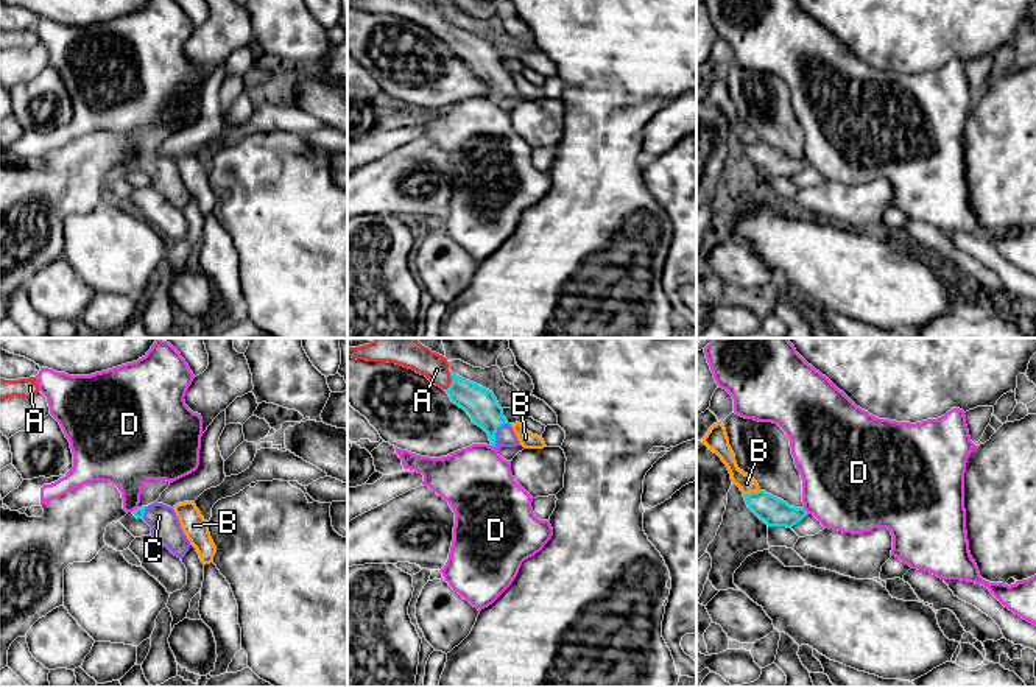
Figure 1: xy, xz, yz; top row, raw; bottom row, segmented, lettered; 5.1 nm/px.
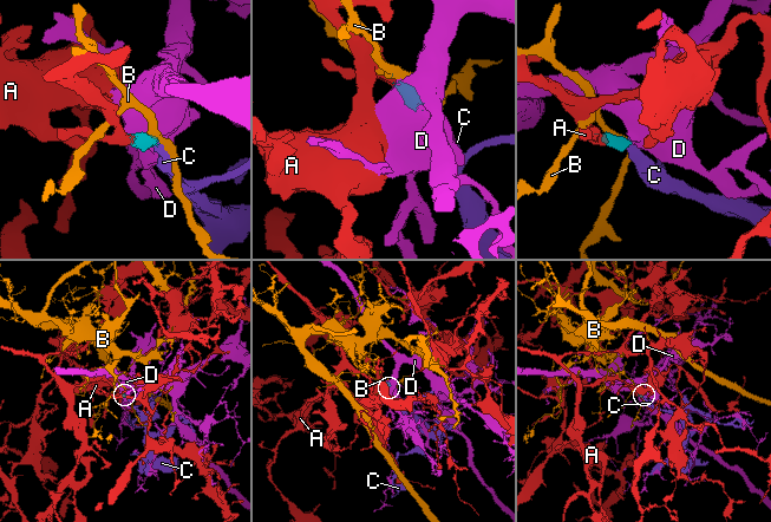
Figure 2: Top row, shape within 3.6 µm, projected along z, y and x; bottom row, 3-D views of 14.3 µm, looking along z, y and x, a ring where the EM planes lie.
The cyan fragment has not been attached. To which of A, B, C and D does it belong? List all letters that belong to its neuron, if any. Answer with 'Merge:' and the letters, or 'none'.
Merge: A, C

